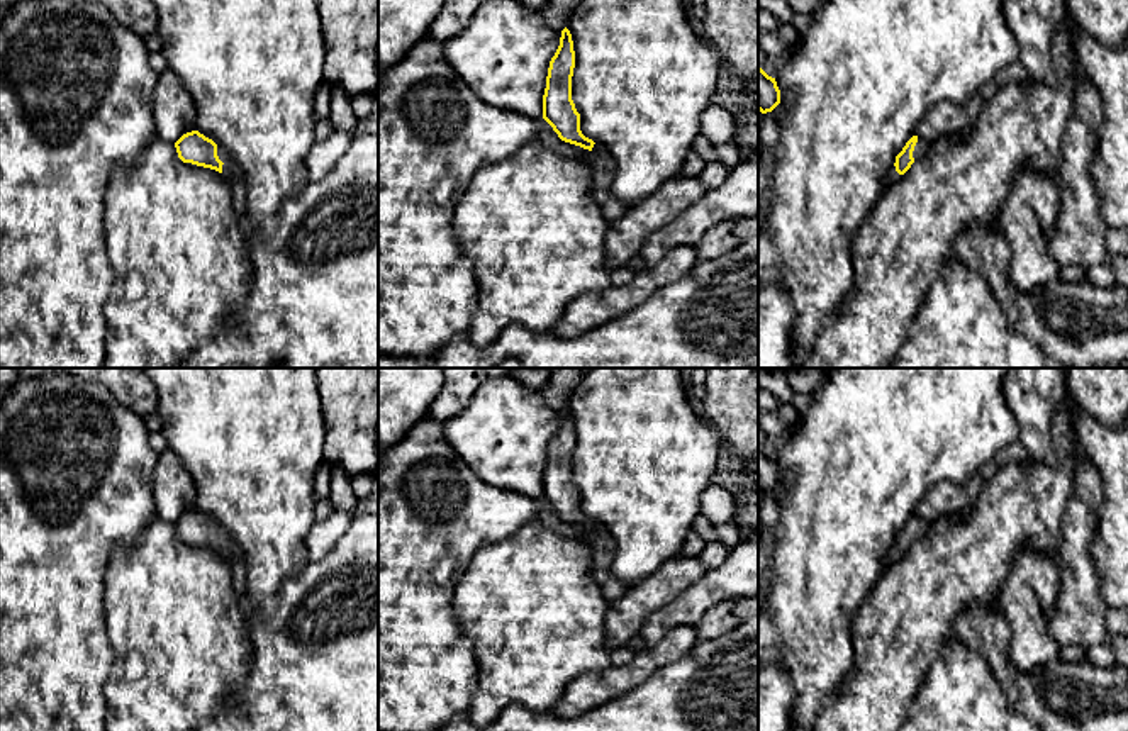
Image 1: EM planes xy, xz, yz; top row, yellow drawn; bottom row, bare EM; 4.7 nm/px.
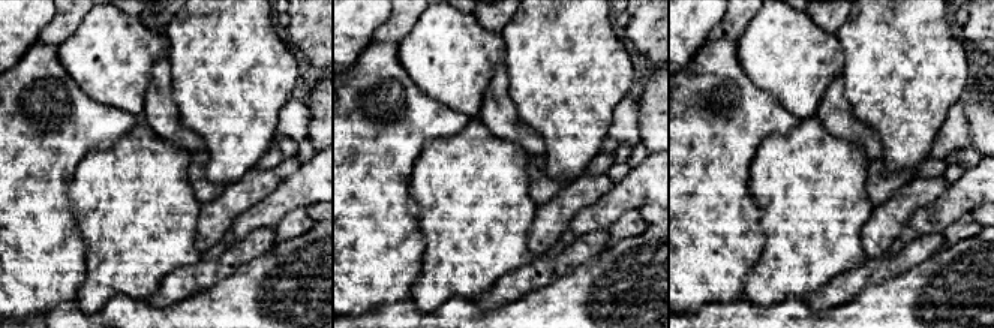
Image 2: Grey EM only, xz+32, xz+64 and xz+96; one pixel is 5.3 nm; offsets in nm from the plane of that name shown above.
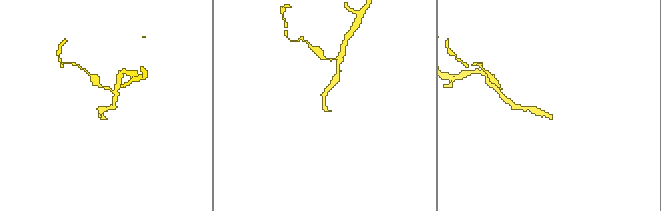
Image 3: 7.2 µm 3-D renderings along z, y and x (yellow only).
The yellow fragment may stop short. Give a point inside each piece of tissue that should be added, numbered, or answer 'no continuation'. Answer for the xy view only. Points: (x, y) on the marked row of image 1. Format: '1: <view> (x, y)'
1: xy (231, 172)

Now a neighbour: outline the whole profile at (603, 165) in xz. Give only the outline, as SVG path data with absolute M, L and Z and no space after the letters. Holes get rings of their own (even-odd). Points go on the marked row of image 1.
M544 119L539 120L538 136L541 137L546 148L567 158L580 159L592 168L594 198L600 205L602 214L606 215L609 222L624 215L629 205L617 200L611 192L616 163L609 153L595 153L595 151L589 151L580 146L561 141L558 134L553 131L553 127Z

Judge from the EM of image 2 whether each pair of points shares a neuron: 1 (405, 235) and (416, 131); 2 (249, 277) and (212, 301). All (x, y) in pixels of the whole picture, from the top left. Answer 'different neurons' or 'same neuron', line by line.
1: same neuron
2: same neuron

